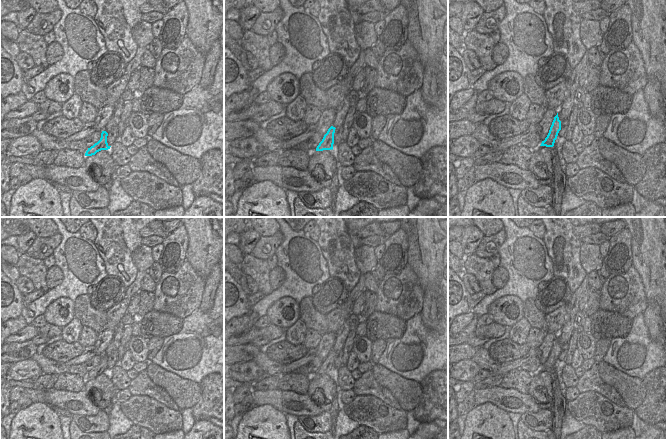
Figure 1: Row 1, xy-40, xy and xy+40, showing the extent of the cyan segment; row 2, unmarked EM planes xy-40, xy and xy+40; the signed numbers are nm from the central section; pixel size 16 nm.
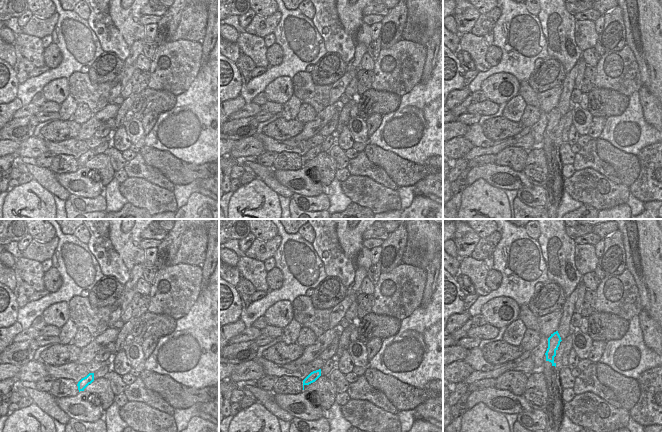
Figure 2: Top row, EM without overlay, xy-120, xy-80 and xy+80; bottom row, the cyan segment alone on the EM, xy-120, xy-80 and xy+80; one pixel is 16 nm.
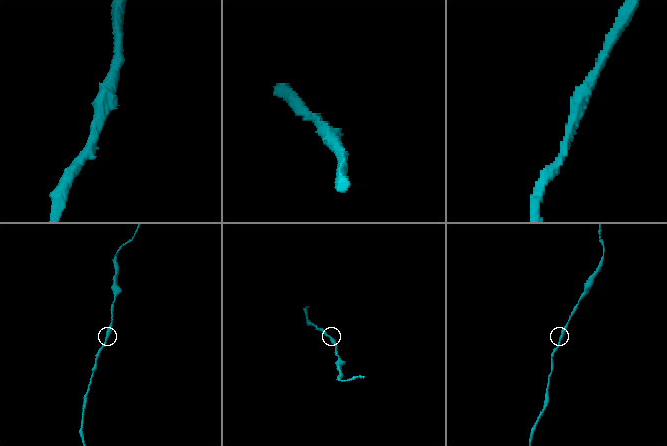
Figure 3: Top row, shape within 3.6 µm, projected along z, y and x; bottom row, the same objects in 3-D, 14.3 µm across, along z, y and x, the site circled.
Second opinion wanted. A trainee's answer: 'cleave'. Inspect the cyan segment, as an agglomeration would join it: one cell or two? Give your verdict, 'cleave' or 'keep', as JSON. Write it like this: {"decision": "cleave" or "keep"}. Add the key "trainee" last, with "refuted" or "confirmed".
{"decision": "keep", "trainee": "refuted"}

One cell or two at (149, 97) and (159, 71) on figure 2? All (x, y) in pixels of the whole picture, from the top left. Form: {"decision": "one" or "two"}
{"decision": "two"}

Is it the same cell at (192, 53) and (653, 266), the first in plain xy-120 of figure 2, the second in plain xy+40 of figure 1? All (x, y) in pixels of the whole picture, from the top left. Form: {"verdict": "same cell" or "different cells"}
{"verdict": "different cells"}

